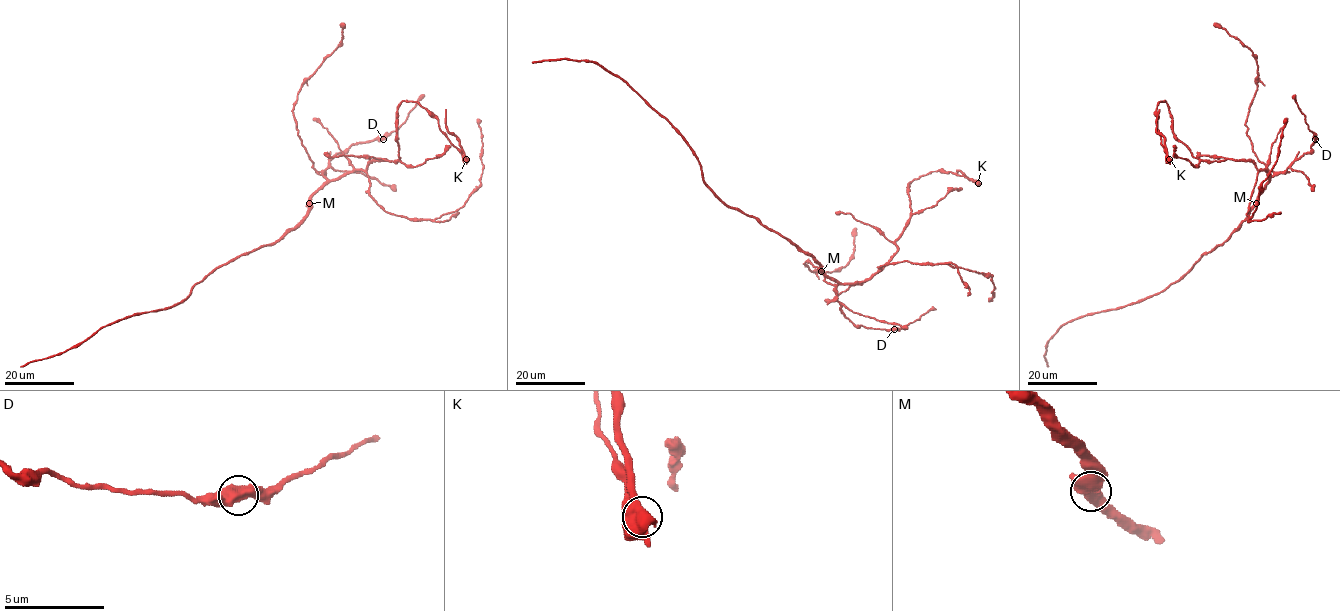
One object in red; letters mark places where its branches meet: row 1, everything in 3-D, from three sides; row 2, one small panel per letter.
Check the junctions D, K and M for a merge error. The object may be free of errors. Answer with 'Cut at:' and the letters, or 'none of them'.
Cut at: K

